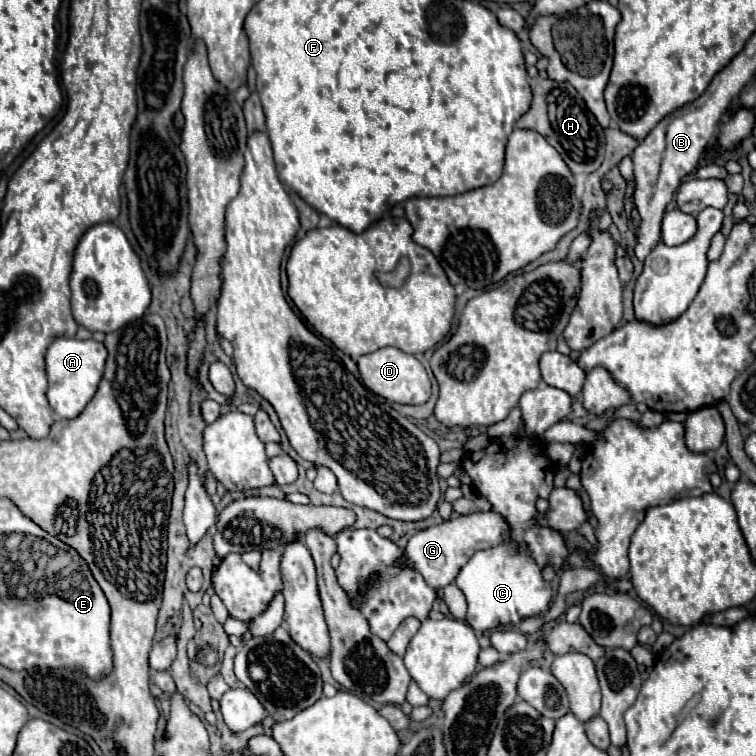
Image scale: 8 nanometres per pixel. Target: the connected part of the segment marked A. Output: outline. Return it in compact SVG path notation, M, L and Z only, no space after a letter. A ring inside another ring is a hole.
M58 337L46 353L46 371L48 371L48 401L52 409L66 419L78 417L84 407L94 397L98 383L104 375L106 363L106 347L94 339L74 339L74 337Z

